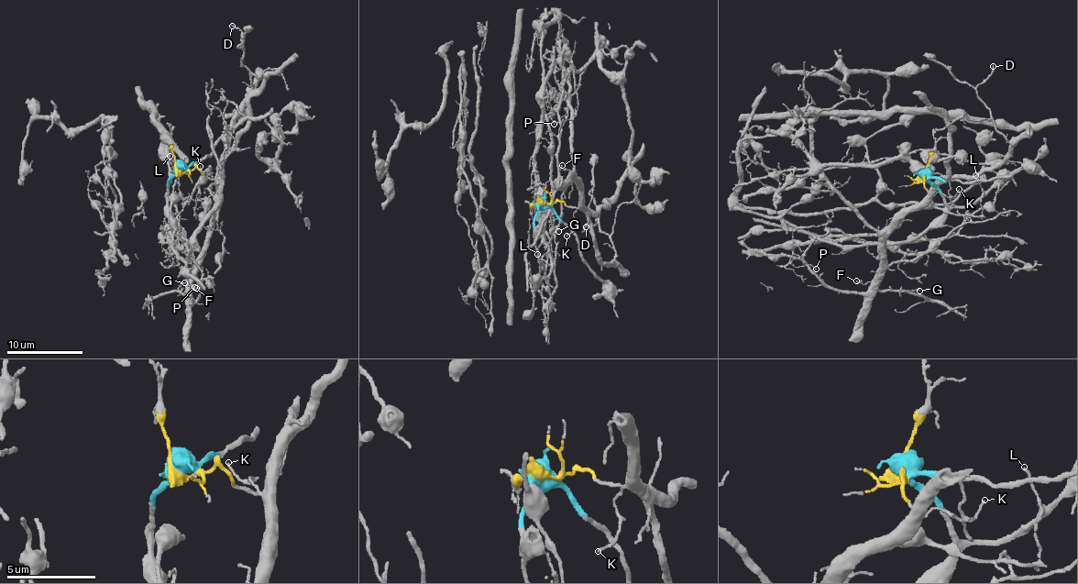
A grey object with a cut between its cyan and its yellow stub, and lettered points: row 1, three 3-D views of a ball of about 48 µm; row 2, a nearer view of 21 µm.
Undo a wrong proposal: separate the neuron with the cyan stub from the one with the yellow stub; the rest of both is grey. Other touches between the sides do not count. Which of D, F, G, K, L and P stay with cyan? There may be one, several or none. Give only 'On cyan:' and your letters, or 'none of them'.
On cyan: L, P

